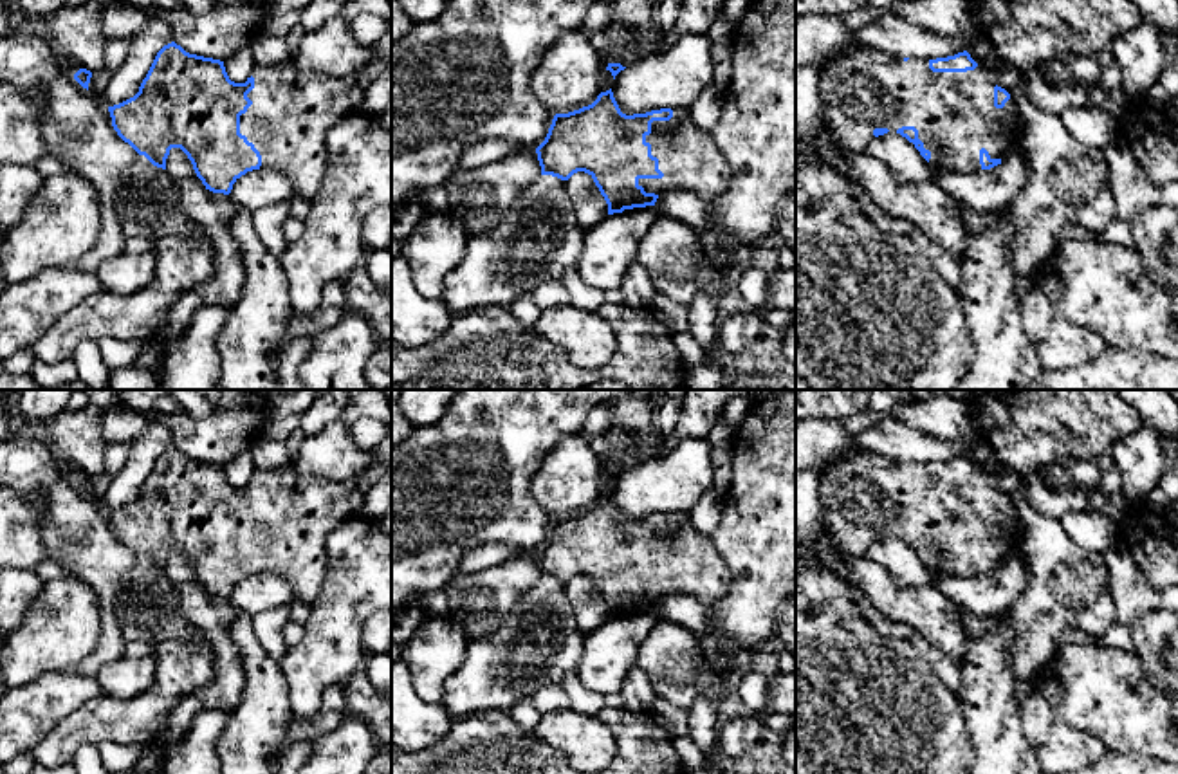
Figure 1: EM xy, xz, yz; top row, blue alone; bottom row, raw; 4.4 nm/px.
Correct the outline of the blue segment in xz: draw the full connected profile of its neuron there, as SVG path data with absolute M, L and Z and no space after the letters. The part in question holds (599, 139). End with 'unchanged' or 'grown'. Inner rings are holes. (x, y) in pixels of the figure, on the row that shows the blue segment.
M612 88L601 92L588 106L568 114L556 114L545 141L536 148L536 153L541 175L568 180L577 171L588 173L608 204L608 215L655 206L658 195L671 188L687 188L705 200L713 200L731 186L731 171L725 157L718 150L711 132L704 132L695 124L689 108L660 108L626 115L621 112Z; grown

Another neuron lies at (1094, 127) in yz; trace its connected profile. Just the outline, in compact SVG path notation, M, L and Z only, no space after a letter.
M1099 106L1066 108L1061 123L1079 143L1099 150L1106 148L1118 132L1117 119Z

